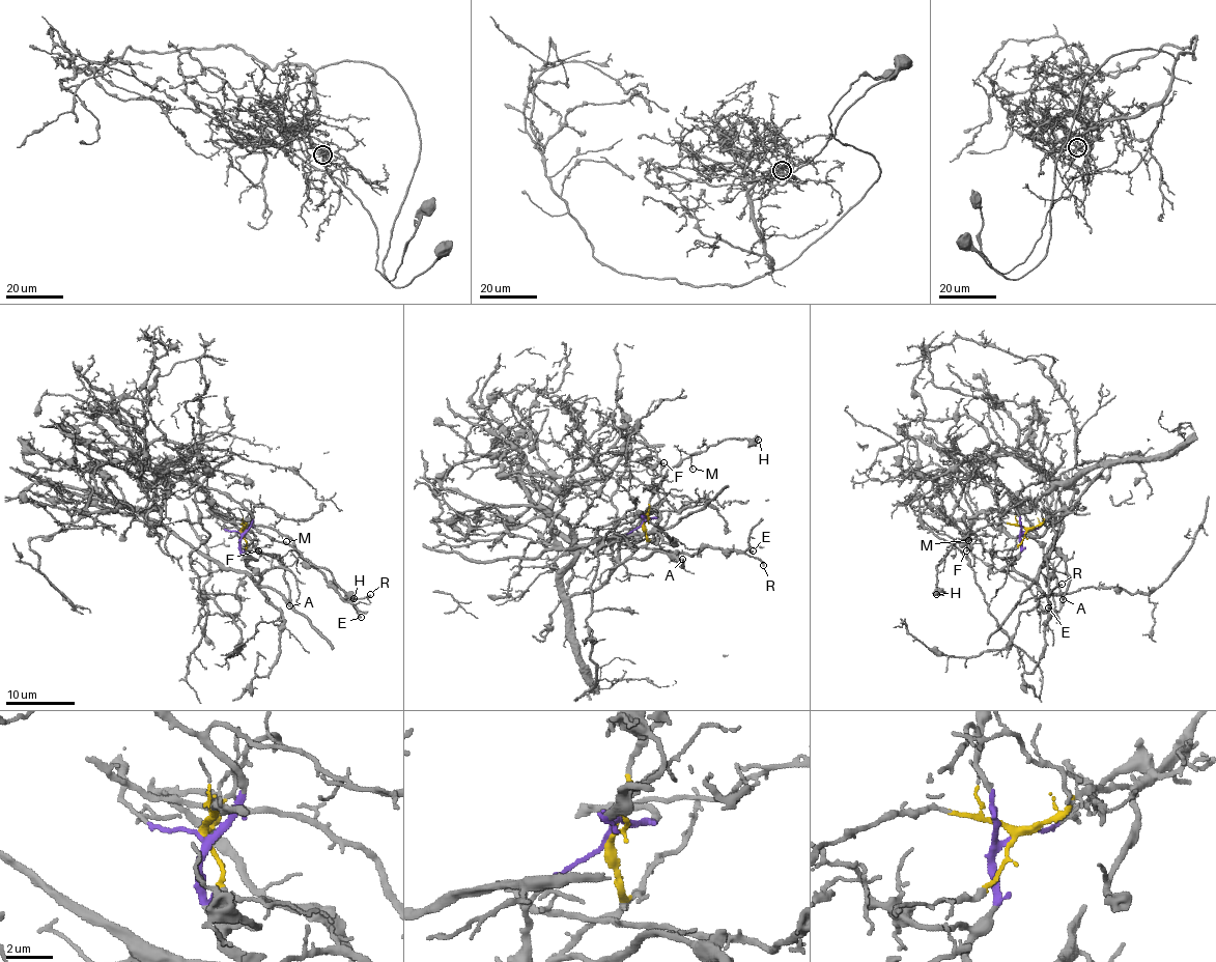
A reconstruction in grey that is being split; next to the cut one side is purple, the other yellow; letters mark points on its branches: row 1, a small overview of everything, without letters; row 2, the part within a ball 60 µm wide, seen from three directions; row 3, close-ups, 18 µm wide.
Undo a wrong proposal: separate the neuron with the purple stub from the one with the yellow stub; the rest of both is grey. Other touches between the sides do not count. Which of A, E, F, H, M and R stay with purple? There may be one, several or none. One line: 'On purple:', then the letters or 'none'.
On purple: F

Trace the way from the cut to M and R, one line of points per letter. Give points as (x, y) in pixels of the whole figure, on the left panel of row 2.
M: (239, 532), (247, 524), (263, 534), (286, 541)
R: (239, 532), (245, 521), (249, 525), (272, 527), (290, 540), (300, 554), (340, 595), (355, 600), (371, 594)

